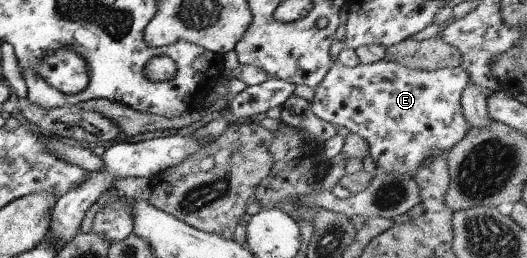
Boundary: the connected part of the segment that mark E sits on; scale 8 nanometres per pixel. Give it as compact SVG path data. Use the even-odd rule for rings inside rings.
M336 59L332 62L331 67L327 70L323 81L314 89L313 100L309 102L310 112L319 120L329 122L331 125L338 127L342 126L347 129L349 133L354 133L360 138L363 138L368 145L368 155L373 159L376 164L377 172L391 173L397 175L407 175L413 178L416 169L419 166L427 163L429 158L440 154L441 152L451 149L459 140L462 140L469 130L466 121L463 119L460 110L460 97L461 92L470 84L470 79L465 68L459 65L456 68L441 68L435 71L426 71L424 69L400 67L399 64L392 63L382 59L375 63L358 63L355 67L345 67L340 64Z

